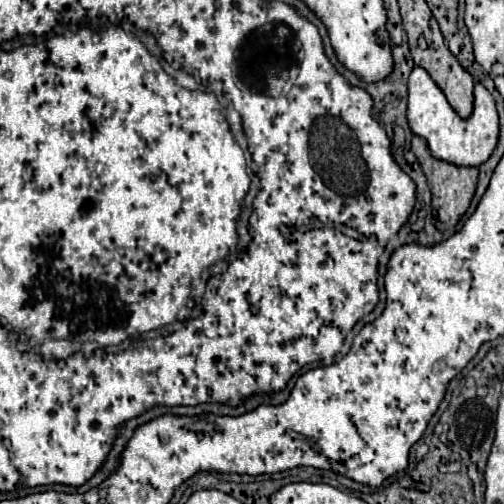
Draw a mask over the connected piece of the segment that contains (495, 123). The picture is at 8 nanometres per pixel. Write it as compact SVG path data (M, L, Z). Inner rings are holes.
M415 67L409 77L409 107L407 119L413 135L425 139L431 157L447 161L457 167L479 167L483 165L497 147L499 137L499 115L491 93L483 85L475 85L475 109L469 119L461 119L447 103L443 91L433 83L425 69Z

